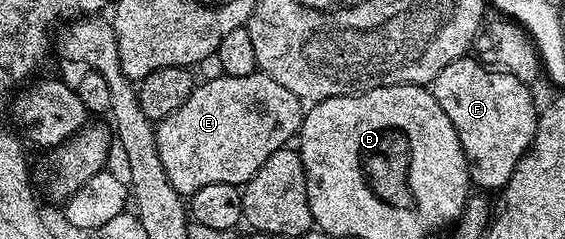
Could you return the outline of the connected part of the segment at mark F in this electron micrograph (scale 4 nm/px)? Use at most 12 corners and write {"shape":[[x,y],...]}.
{"shape":[[475,57],[429,90],[470,182],[506,187],[537,129],[532,88]]}

